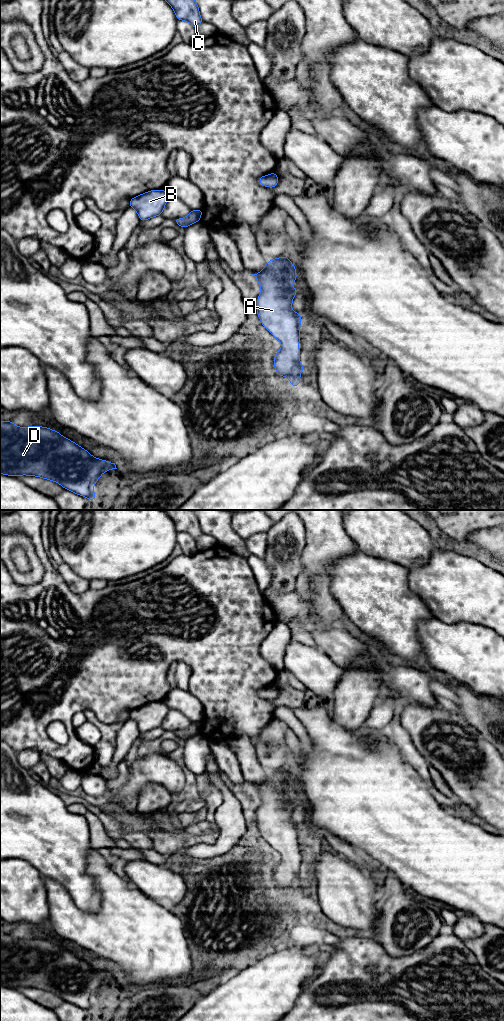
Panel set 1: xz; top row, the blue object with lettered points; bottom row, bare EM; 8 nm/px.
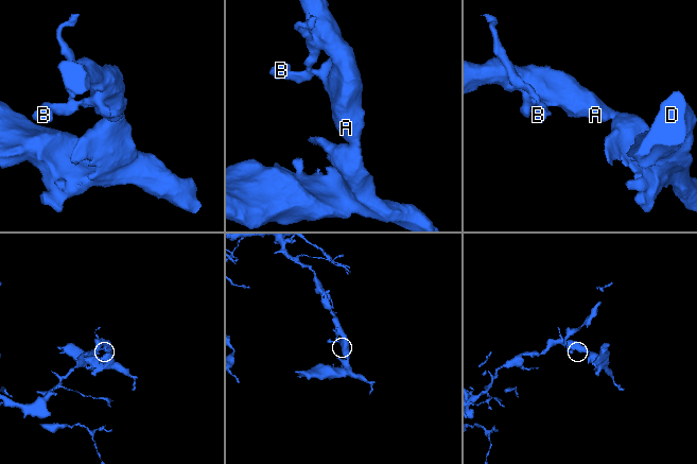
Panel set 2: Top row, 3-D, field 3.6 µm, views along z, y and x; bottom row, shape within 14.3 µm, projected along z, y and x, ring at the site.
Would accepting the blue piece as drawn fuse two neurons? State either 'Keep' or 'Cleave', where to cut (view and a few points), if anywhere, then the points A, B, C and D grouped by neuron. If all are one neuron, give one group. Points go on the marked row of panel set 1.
Keep. No split. Groups: A B C D

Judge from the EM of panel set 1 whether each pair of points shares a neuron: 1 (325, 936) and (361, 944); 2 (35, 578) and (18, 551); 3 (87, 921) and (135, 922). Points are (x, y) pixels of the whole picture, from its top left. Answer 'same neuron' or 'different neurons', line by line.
1: different neurons
2: different neurons
3: same neuron

